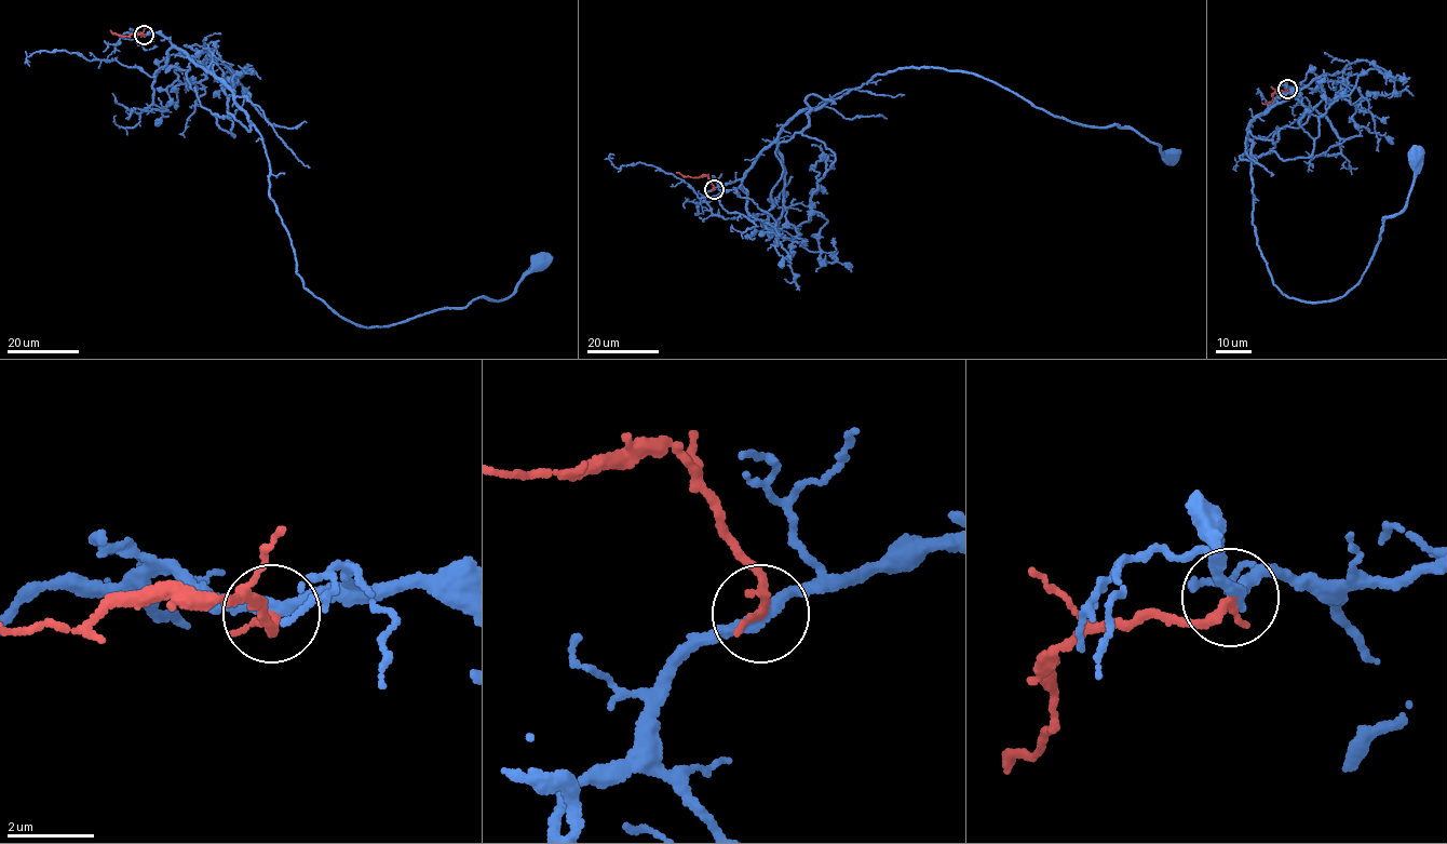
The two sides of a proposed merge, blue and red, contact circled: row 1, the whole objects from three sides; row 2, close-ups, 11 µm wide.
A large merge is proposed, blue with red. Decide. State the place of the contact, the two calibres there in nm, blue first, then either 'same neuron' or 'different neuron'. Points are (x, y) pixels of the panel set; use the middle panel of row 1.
at (714, 189); 280 nm thick on the blue side, 240 nm on the other; different neuron

